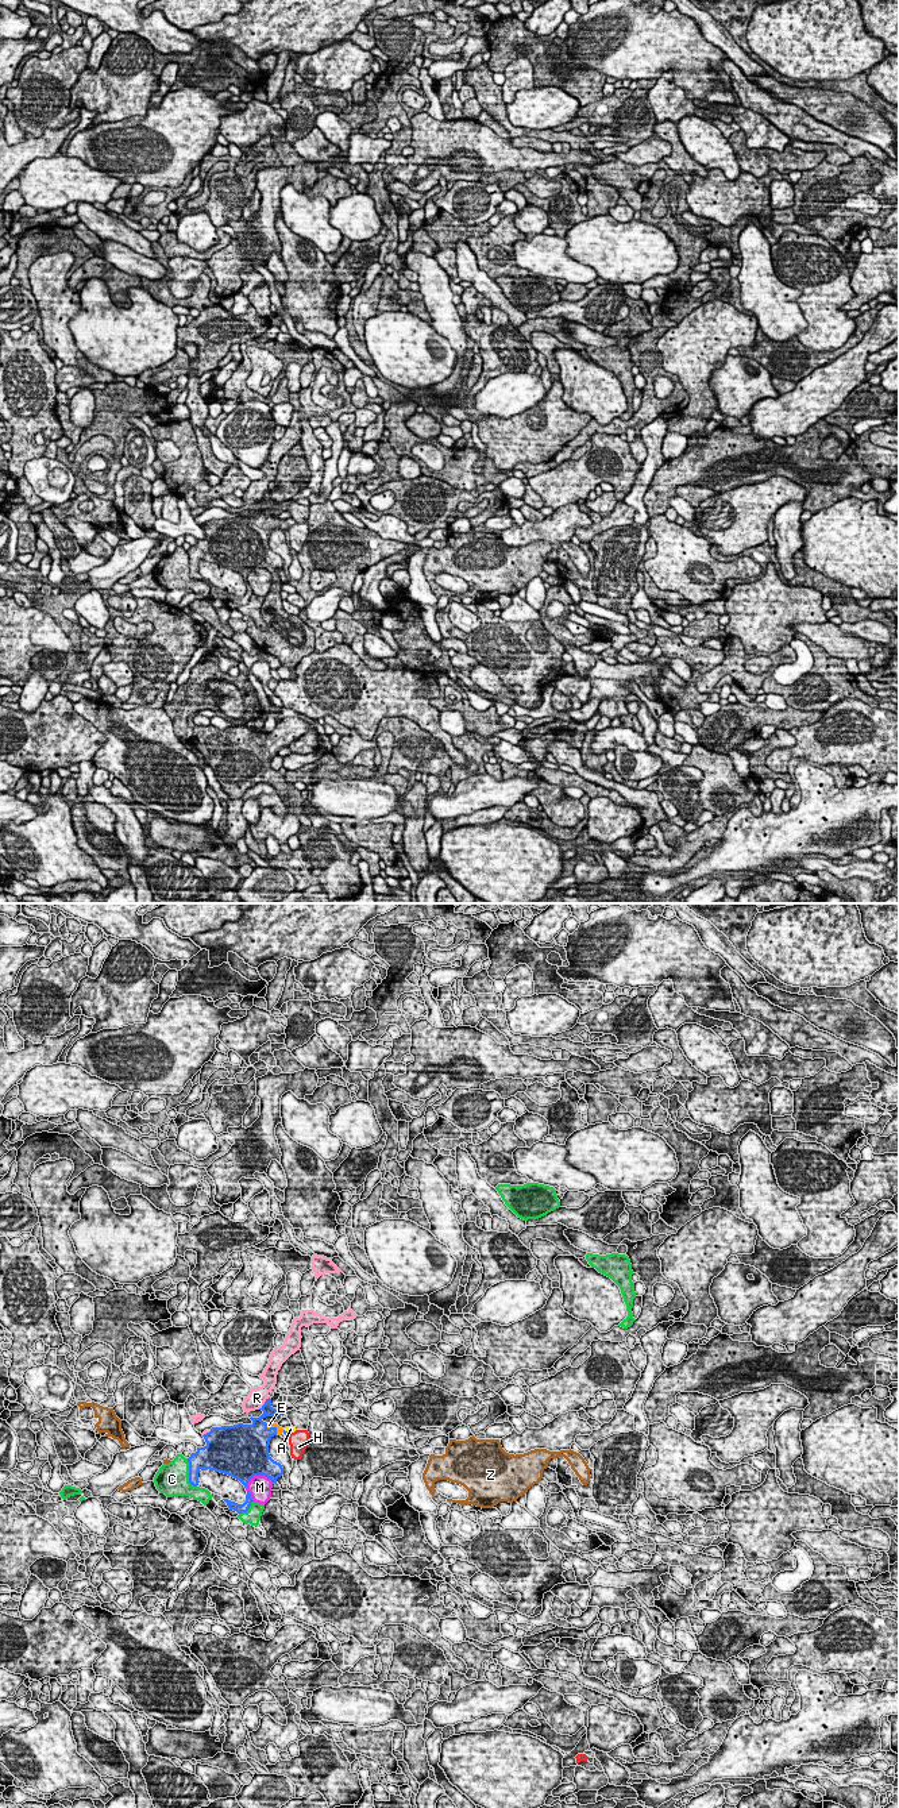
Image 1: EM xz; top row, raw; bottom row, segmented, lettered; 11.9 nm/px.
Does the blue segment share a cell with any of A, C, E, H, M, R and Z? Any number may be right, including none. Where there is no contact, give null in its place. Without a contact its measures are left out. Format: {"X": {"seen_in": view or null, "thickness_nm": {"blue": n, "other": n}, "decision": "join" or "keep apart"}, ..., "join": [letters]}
{"A": {"seen_in": "xz", "thickness_nm": {"blue": 60, "other": 70}, "decision": "keep apart"}, "C": {"seen_in": "xz", "thickness_nm": {"blue": 260, "other": 400}, "decision": "keep apart"}, "E": {"seen_in": "xz", "thickness_nm": {"blue": 360, "other": 90}, "decision": "join"}, "H": {"seen_in": "xz", "thickness_nm": {"blue": 60, "other": 240}, "decision": "keep apart"}, "M": {"seen_in": "xz", "thickness_nm": {"blue": 480, "other": 280}, "decision": "keep apart"}, "R": {"seen_in": "xz", "thickness_nm": {"blue": 130, "other": 220}, "decision": "keep apart"}, "Z": {"seen_in": "xz", "thickness_nm": {"blue": 420, "other": 30}, "decision": "keep apart"}, "join": ["E"]}

